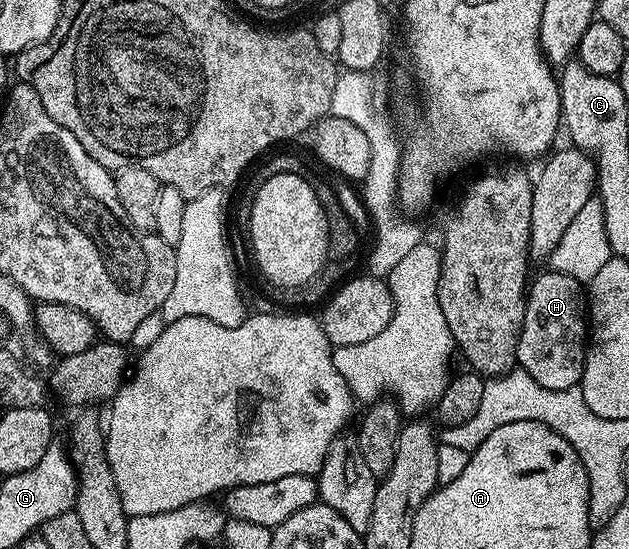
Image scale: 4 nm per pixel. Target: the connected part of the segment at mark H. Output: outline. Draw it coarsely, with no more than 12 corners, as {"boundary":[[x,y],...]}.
{"boundary":[[530,282],[517,362],[541,387],[582,382],[584,286]]}

